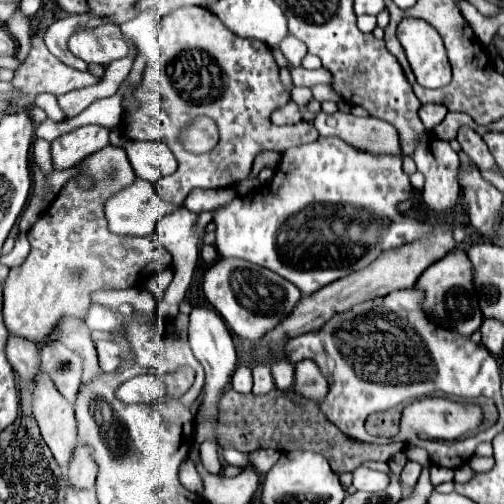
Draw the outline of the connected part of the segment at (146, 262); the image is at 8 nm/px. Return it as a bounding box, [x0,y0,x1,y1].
[4,144,172,342]

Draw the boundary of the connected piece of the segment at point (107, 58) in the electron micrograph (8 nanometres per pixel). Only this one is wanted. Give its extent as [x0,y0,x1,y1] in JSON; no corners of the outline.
[68,24,130,66]

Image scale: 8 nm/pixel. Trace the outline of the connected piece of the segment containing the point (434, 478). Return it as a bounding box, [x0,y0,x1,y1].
[430,464,454,486]

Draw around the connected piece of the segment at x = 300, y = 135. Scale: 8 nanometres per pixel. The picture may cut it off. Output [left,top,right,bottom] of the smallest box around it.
[124,6,318,204]

